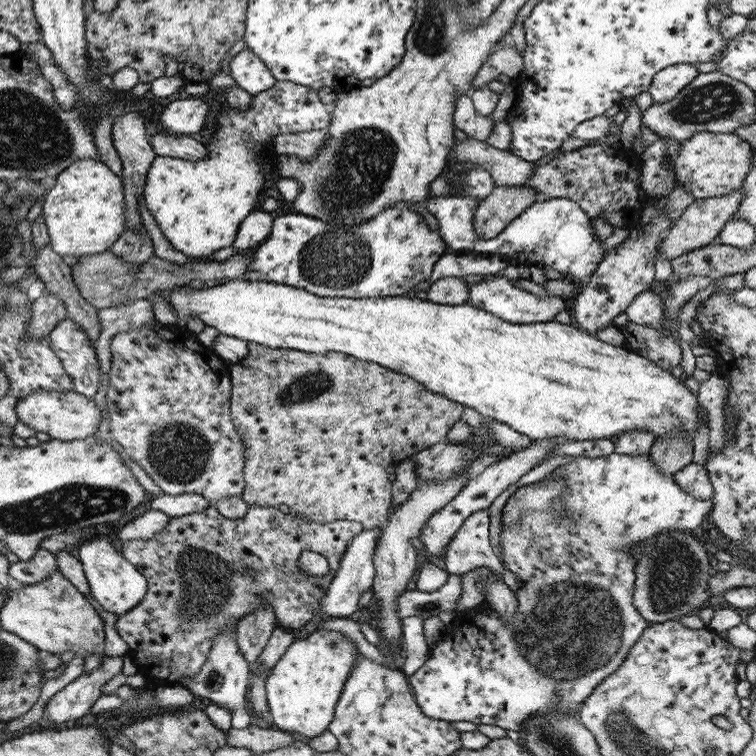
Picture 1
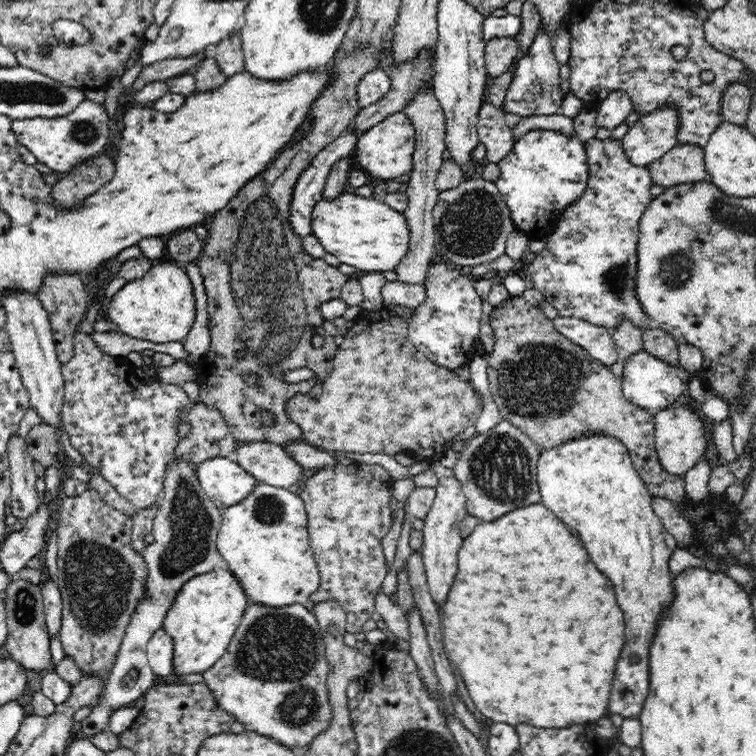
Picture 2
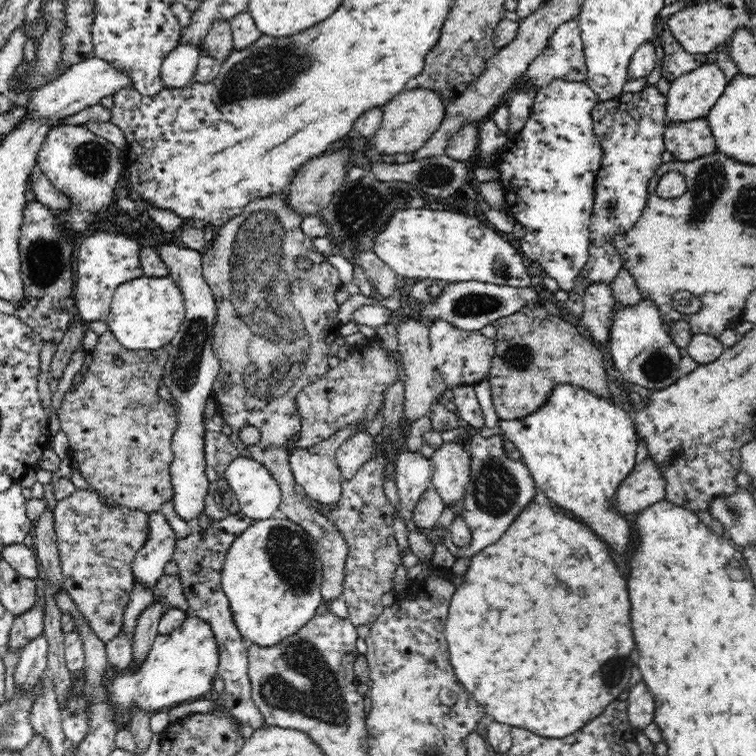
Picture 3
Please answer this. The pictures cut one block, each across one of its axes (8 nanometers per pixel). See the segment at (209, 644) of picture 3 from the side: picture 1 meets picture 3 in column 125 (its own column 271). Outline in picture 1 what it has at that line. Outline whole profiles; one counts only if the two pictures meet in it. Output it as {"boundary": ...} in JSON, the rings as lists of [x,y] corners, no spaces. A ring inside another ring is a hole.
{"boundary":[[[312,629],[303,637],[297,636],[265,677],[264,692],[273,727],[307,738],[325,731],[333,718],[343,682],[355,664],[355,654],[360,654],[355,643],[333,630]]]}

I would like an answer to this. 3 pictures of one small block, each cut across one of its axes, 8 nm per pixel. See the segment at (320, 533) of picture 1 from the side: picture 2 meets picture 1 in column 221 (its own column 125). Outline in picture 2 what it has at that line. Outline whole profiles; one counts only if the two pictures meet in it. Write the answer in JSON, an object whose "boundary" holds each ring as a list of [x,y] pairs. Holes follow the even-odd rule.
{"boundary":[[[94,489],[62,498],[58,510],[58,586],[63,601],[59,640],[64,654],[72,657],[83,673],[106,678],[130,618],[146,596],[148,568],[143,556],[131,547],[133,519],[106,504]]]}

